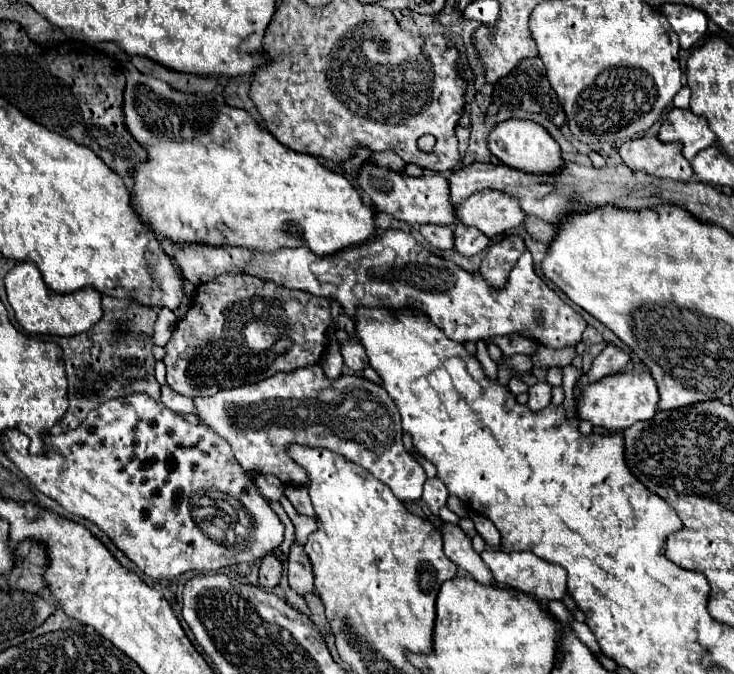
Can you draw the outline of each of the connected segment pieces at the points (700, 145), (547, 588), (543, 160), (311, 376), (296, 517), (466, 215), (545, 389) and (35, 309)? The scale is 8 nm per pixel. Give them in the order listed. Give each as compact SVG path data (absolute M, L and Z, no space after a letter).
M673 107L667 113L667 119L661 125L659 139L679 141L683 143L683 157L693 159L699 151L707 149L709 145L715 145L715 133L709 129L707 119L697 117L691 109L677 109Z
M483 551L481 553L483 563L489 567L493 573L493 579L499 587L511 587L523 593L533 595L539 601L549 601L549 599L563 599L567 593L567 573L559 565L545 563L537 555L531 553L503 553L503 551Z
M509 119L509 121L497 123L487 137L487 147L489 147L491 155L495 155L507 167L521 169L521 171L533 173L533 175L557 173L565 165L565 161L561 157L559 143L549 135L547 129L543 129L543 125L531 123L531 121Z
M309 365L291 373L279 373L271 379L263 379L259 383L219 391L213 397L195 399L199 419L217 431L223 439L233 447L235 459L249 473L259 475L275 475L281 483L287 485L307 485L305 471L293 463L287 455L289 445L307 445L307 447L323 447L343 457L349 457L353 463L361 465L369 473L373 473L379 481L391 487L399 501L415 501L423 493L423 483L427 479L421 463L405 451L401 443L401 415L395 403L389 399L387 391L381 385L375 385L357 375L341 375L339 379L327 379L319 365Z
M281 497L279 503L283 505L283 509L287 511L287 515L291 517L291 521L293 521L293 525L295 525L295 537L297 537L297 543L305 545L305 543L307 543L307 537L309 537L311 533L317 531L317 517L299 515L299 513L295 511L295 507L289 503L287 497Z
M477 191L457 207L457 221L477 227L487 237L519 227L525 219L517 199L501 191Z
M535 383L533 387L529 387L527 393L529 393L527 407L531 407L531 411L541 411L551 401L551 385L547 383Z
M25 261L17 263L5 279L7 299L15 311L15 319L27 333L39 333L39 335L57 335L57 337L71 337L79 335L87 329L91 329L103 315L101 311L101 293L93 287L83 287L79 291L59 295L51 291L37 269L35 263Z

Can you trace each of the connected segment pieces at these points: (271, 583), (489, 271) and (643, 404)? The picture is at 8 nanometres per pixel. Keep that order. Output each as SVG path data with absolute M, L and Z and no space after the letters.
M265 555L259 565L259 585L267 587L267 589L275 587L281 579L281 571L283 571L283 567L281 567L279 559L275 555Z
M509 235L501 241L497 241L495 245L491 245L487 249L487 253L483 255L479 273L493 285L493 287L501 287L507 281L509 271L513 269L513 265L517 263L517 259L525 253L525 243L519 235Z
M631 369L631 371L607 375L595 383L585 385L577 399L577 419L591 421L591 425L595 427L603 427L611 433L617 433L631 427L637 421L653 419L653 415L657 413L657 401L659 401L659 393L655 379L651 377L651 371Z

